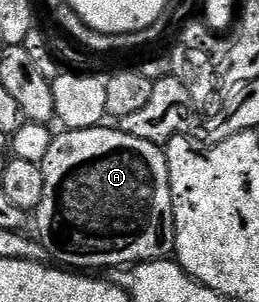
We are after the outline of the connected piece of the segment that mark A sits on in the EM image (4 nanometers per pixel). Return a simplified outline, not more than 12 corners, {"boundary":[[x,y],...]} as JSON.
{"boundary":[[53,135],[34,213],[68,270],[176,251],[165,149]]}

